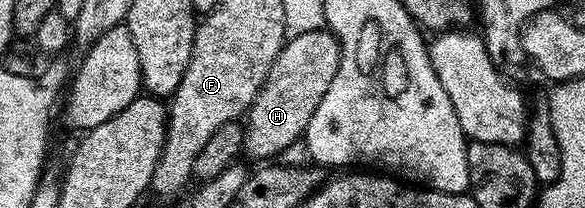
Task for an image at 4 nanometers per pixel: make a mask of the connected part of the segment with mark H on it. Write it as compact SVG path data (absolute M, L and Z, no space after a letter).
M326 28L313 32L302 33L296 38L287 38L282 48L277 52L277 60L269 68L263 86L258 96L253 100L251 109L245 115L243 131L243 148L249 155L259 160L271 160L274 156L282 155L295 142L300 141L307 133L309 120L313 120L313 112L317 112L317 104L321 104L325 92L329 92L329 84L333 84L333 76L337 76L337 68L341 60L339 41Z

